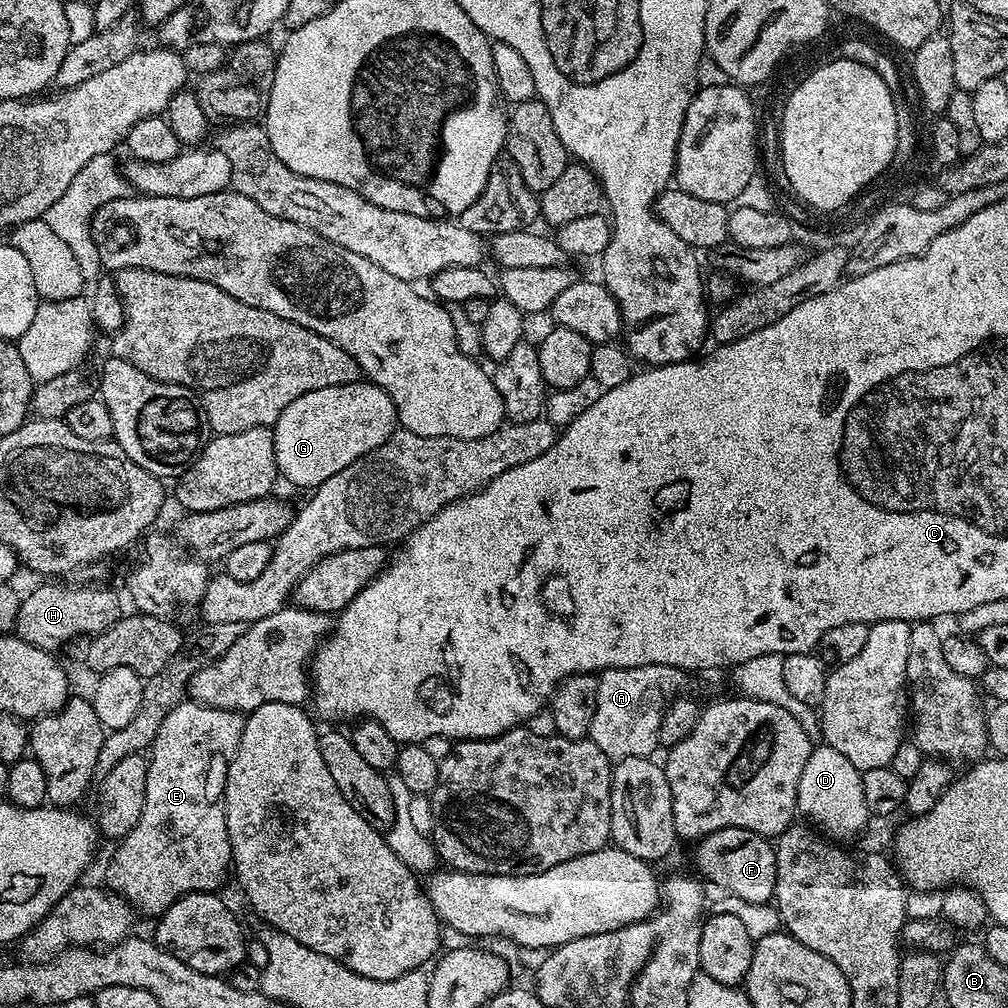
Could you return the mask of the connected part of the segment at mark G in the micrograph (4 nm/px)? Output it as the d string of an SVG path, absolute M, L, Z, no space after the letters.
M357 382L355 384L339 384L326 386L322 390L310 390L310 394L302 394L282 410L272 428L274 434L274 454L279 475L284 476L292 484L300 488L315 490L326 482L332 474L337 474L343 467L350 466L359 456L374 451L382 446L392 433L398 428L394 402L388 392L371 382Z

